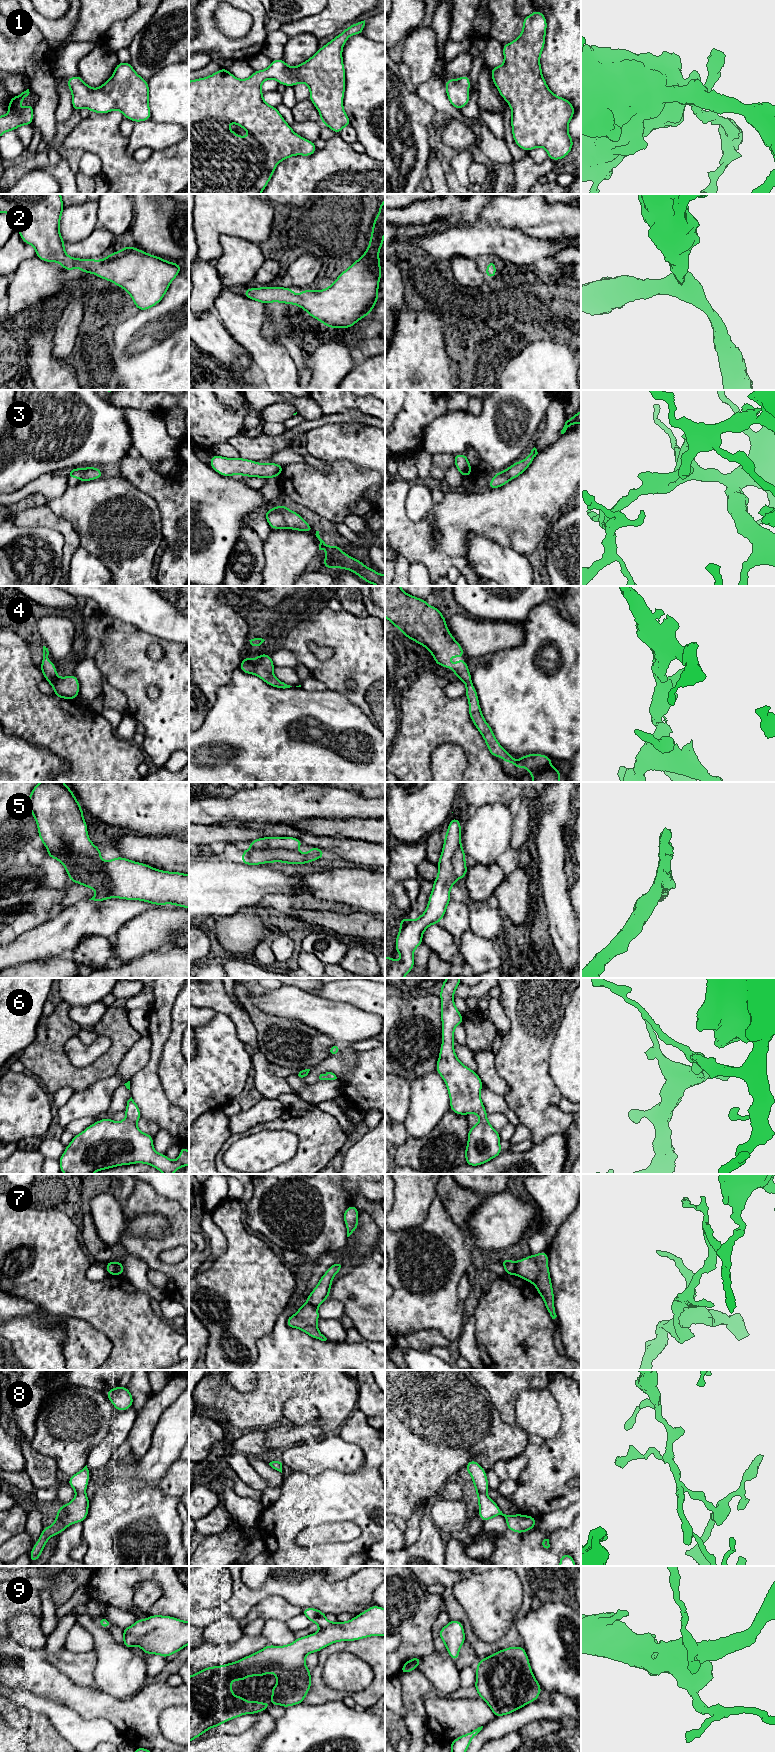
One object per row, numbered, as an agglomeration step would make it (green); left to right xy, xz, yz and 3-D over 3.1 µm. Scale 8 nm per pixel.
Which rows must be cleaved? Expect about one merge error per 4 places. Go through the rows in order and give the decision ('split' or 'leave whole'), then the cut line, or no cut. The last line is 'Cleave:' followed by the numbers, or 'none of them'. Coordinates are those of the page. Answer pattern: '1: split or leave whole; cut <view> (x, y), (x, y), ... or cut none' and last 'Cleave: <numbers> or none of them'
1: leave whole; cut none
2: leave whole; cut none
3: leave whole; cut none
4: leave whole; cut none
5: split; cut xy (71, 856), (75, 872), (80, 866), (97, 867), (114, 896)
6: leave whole; cut none
7: split; cut xy (115, 1262), (117, 1274)
8: leave whole; cut none
9: leave whole; cut none
Cleave: 5, 7

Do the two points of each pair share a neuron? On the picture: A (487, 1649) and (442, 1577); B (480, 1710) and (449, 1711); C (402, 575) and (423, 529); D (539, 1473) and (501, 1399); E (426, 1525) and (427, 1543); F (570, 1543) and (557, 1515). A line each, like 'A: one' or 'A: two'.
A: one
B: one
C: two
D: two
E: one
F: two

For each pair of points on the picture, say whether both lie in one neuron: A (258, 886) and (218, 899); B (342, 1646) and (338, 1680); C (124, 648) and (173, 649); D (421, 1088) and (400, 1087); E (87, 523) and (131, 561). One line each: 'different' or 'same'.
A: same
B: different
C: same
D: different
E: same

